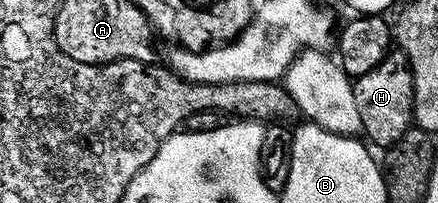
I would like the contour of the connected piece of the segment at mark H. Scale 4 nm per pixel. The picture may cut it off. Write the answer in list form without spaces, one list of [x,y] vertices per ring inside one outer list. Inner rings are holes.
[[[399,47],[389,51],[382,63],[378,63],[378,67],[355,78],[352,81],[352,90],[358,115],[362,119],[363,136],[373,146],[381,145],[381,150],[387,151],[391,145],[398,143],[398,139],[402,139],[402,135],[406,135],[408,129],[413,128],[414,75],[406,55]]]

